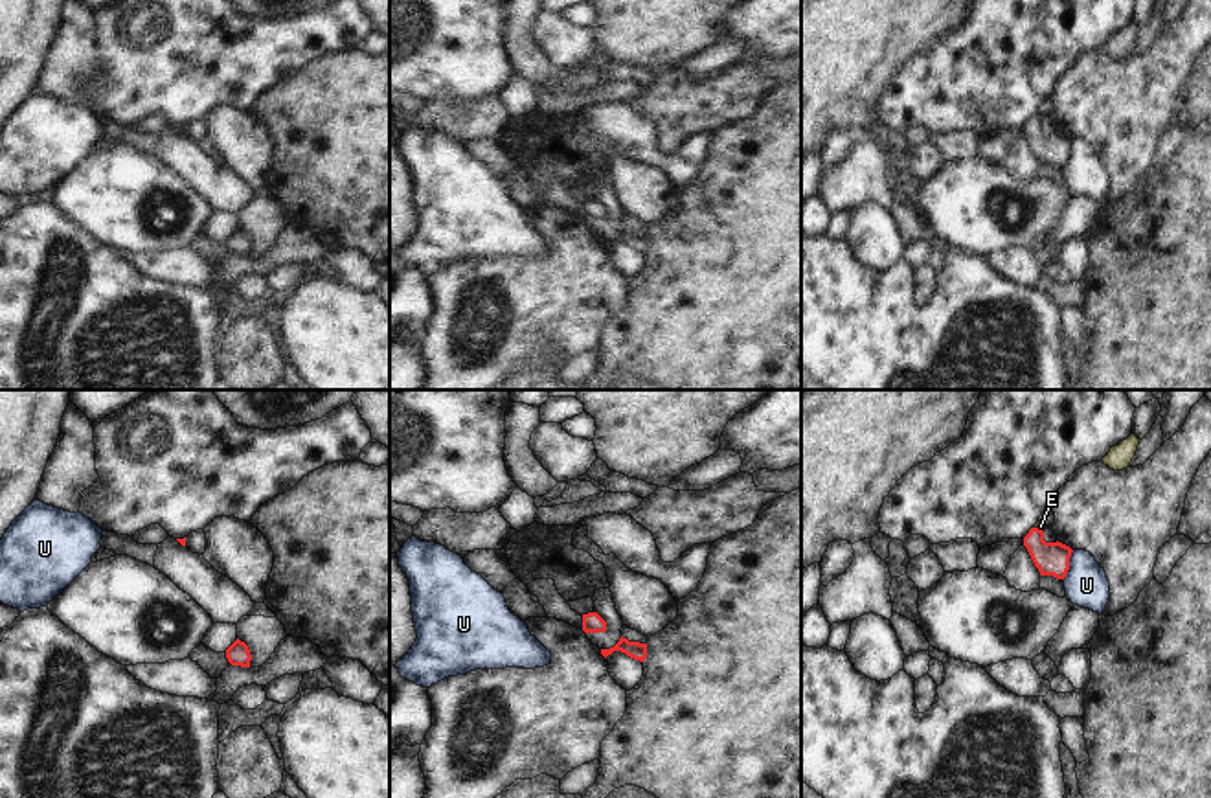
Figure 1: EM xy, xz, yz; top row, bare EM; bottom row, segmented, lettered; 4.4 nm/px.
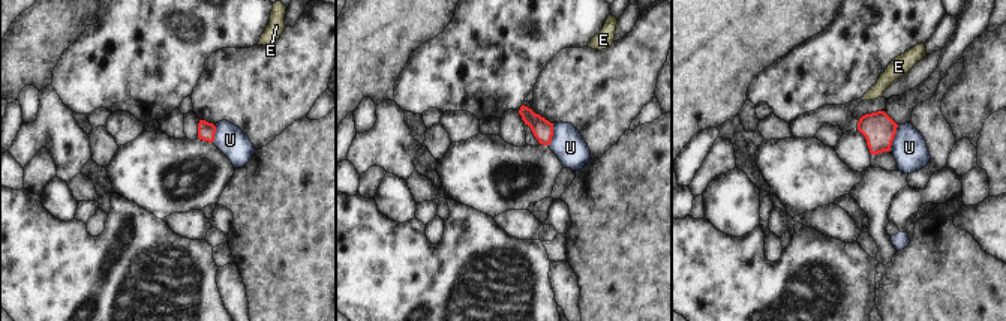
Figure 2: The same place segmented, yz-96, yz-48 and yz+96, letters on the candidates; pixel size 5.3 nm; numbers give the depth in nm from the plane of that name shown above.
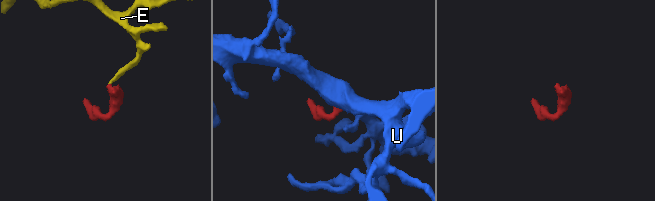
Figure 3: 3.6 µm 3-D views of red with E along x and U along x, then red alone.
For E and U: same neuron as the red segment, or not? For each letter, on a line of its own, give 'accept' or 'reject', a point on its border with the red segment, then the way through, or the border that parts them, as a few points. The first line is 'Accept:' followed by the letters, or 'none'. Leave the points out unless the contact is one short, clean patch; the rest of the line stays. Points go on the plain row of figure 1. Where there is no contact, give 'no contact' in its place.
Accept: E
E: accept; contact yz (1037, 116); way yz (1050, 146), (1037, 133), (1037, 116), (1041, 114)
U: reject; contact yz (1068, 153)

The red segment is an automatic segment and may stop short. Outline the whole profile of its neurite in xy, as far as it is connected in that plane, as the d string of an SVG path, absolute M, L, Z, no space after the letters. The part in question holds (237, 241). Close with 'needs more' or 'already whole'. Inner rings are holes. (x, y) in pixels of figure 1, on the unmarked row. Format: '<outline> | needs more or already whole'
M239 226L226 237L226 246L232 254L250 256L250 237Z | already whole

